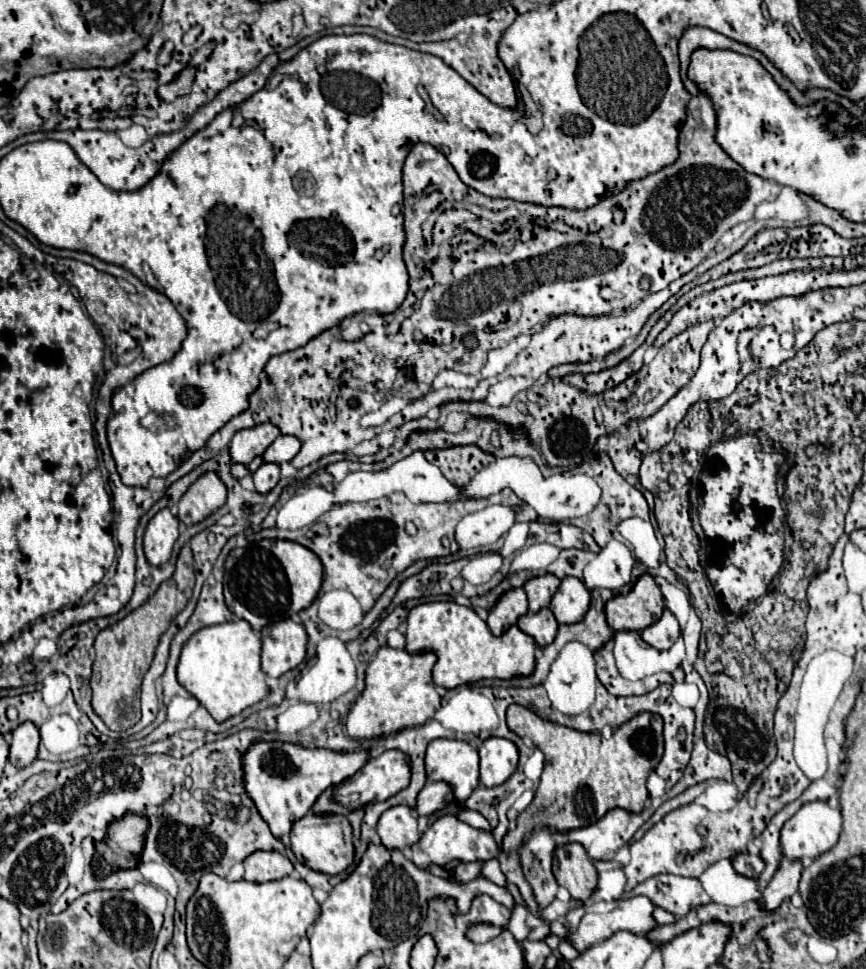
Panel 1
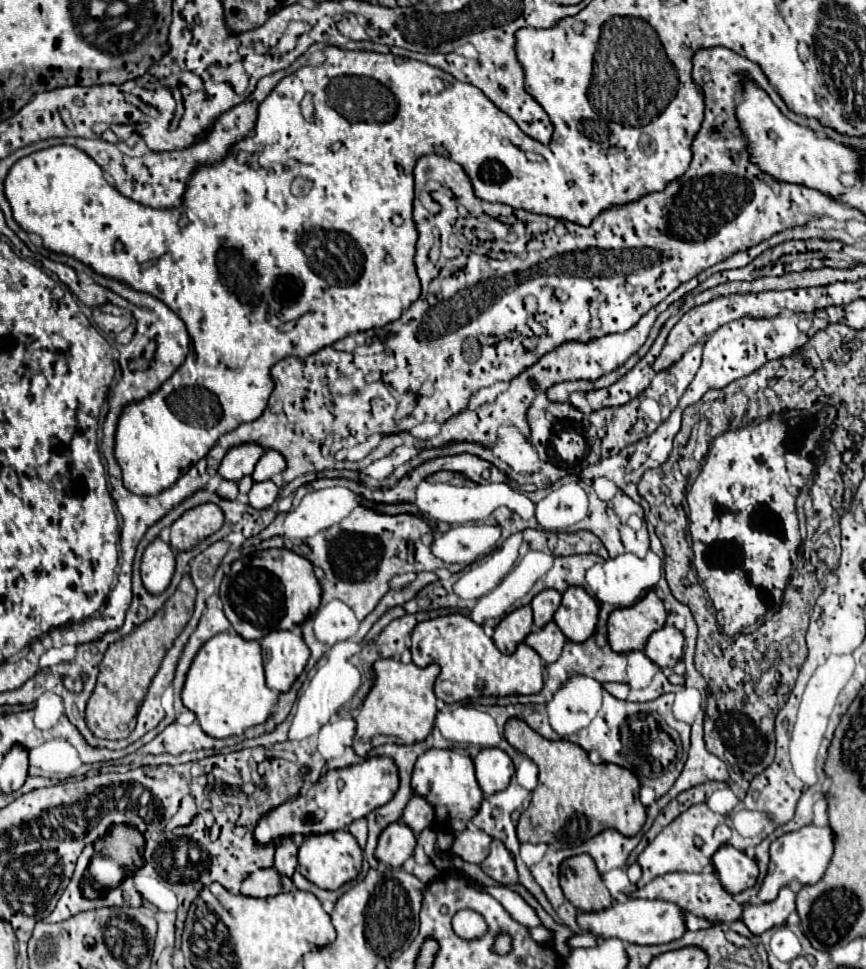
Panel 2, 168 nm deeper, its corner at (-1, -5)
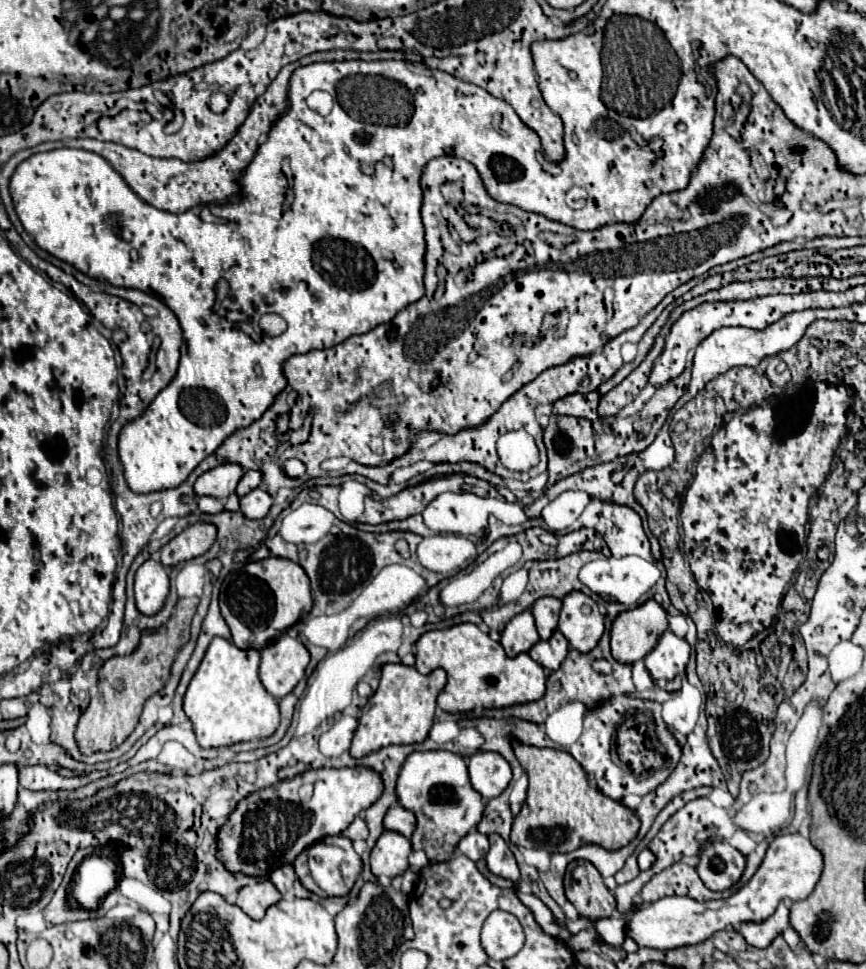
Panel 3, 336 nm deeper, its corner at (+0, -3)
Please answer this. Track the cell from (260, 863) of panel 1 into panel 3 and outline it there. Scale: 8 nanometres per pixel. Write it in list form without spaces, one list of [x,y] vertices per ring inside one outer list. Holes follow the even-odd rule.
[[[269,879],[265,881],[255,881],[251,885],[245,885],[239,891],[237,897],[237,905],[253,919],[261,919],[267,911],[269,905],[277,903],[281,899],[281,893],[277,891],[277,887],[273,887],[273,883]]]

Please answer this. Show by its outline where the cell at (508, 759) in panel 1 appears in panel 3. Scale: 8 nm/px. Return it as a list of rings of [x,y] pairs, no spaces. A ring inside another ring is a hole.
[[[477,751],[469,759],[469,777],[471,785],[483,799],[493,799],[507,789],[511,781],[511,767],[503,755],[493,751]]]

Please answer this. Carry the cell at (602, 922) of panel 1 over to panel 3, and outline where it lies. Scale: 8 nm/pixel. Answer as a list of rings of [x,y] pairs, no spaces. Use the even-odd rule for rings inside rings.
[[[799,833],[777,835],[771,841],[757,873],[745,887],[741,887],[729,899],[699,903],[689,897],[665,897],[625,913],[627,917],[625,933],[639,947],[675,949],[683,945],[695,945],[709,939],[715,931],[725,929],[727,925],[737,925],[741,921],[765,921],[769,915],[773,915],[781,899],[799,901],[809,897],[821,877],[821,871],[823,871],[823,855],[817,847],[813,847],[809,839],[805,839]]]

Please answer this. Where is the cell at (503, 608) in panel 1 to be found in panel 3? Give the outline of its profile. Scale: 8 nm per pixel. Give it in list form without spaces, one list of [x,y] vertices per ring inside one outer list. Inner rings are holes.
[[[523,611],[521,615],[515,615],[501,633],[501,647],[505,649],[507,657],[515,657],[523,651],[529,651],[537,641],[539,635],[531,611]]]

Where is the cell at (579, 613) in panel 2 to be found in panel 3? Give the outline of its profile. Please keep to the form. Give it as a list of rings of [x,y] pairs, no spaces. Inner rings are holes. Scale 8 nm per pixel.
[[[581,591],[567,595],[559,615],[559,631],[567,637],[573,649],[581,653],[591,651],[605,631],[605,621],[597,603]]]

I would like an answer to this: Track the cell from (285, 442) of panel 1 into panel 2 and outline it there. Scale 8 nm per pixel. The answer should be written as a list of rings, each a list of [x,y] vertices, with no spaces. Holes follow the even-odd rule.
[[[266,451],[260,457],[260,461],[258,461],[258,465],[256,465],[254,473],[252,473],[252,479],[254,481],[268,481],[272,475],[282,473],[284,467],[286,467],[286,461],[284,461],[284,457],[280,453]]]

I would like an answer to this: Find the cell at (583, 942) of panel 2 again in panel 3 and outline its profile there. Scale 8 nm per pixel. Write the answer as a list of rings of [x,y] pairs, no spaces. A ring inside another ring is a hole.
[[[613,915],[607,919],[599,919],[595,923],[595,929],[605,943],[621,945],[625,939],[625,923],[627,923],[627,919],[623,915]]]

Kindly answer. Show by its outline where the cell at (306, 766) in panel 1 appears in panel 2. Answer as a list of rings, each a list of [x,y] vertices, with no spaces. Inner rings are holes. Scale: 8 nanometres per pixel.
[[[286,839],[276,847],[276,863],[274,869],[284,875],[284,877],[292,877],[298,863],[296,863],[296,853],[298,853],[298,845],[294,843],[294,839]]]

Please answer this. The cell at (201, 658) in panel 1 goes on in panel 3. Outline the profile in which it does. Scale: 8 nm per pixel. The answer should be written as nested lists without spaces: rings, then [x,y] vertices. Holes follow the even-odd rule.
[[[215,637],[209,643],[205,657],[195,671],[183,699],[183,709],[193,723],[201,747],[221,747],[239,741],[265,739],[275,733],[279,725],[277,699],[269,695],[261,685],[257,669],[257,649],[239,649],[237,645],[221,637]]]

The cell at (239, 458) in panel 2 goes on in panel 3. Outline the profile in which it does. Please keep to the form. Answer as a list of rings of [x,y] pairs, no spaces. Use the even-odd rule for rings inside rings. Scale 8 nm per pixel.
[[[223,463],[221,467],[203,473],[195,481],[193,489],[197,495],[211,495],[217,499],[225,499],[237,489],[237,483],[241,481],[243,473],[245,473],[243,467],[237,467],[237,463]]]

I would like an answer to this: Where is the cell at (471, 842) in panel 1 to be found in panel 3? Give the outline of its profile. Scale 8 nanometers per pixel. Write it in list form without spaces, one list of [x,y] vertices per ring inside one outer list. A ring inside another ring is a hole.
[[[477,829],[469,831],[469,833],[459,841],[459,845],[457,845],[457,853],[463,853],[463,855],[469,857],[471,861],[483,859],[485,853],[487,853],[487,849],[489,849],[489,839],[487,839],[487,835],[479,833]]]

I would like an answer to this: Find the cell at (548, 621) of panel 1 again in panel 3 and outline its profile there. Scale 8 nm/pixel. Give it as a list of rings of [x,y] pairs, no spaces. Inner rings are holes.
[[[555,629],[553,635],[551,635],[547,641],[535,643],[535,645],[531,647],[529,655],[531,655],[539,665],[543,665],[543,667],[555,671],[555,669],[561,665],[561,661],[565,659],[567,649],[569,649],[567,639],[561,635],[559,629]]]

